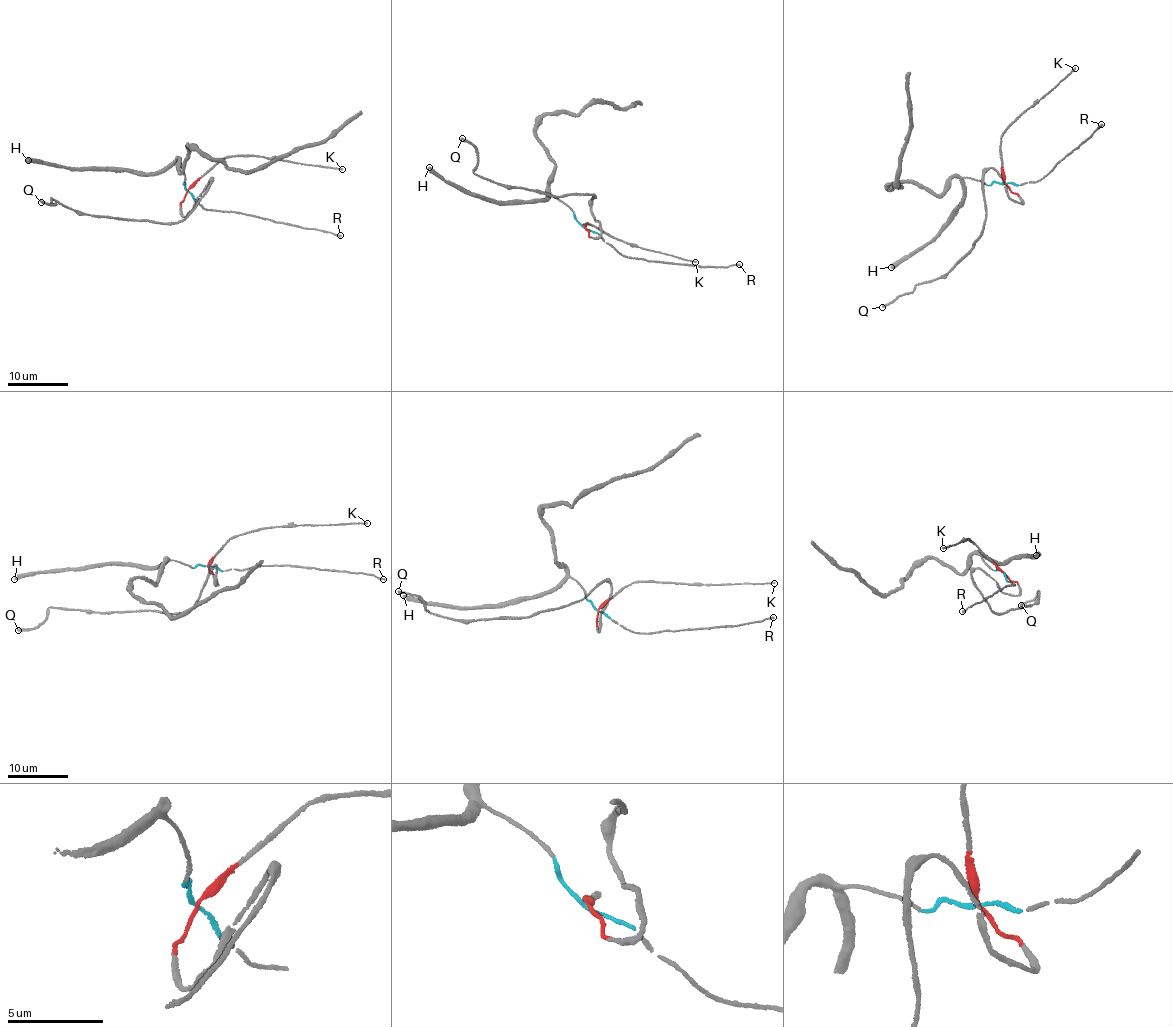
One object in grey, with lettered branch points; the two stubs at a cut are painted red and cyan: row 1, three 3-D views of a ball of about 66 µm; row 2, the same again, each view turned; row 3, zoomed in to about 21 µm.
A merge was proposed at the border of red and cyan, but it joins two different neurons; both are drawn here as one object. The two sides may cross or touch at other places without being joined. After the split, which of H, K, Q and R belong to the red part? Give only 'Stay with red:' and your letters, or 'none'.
Stay with red: K, Q

